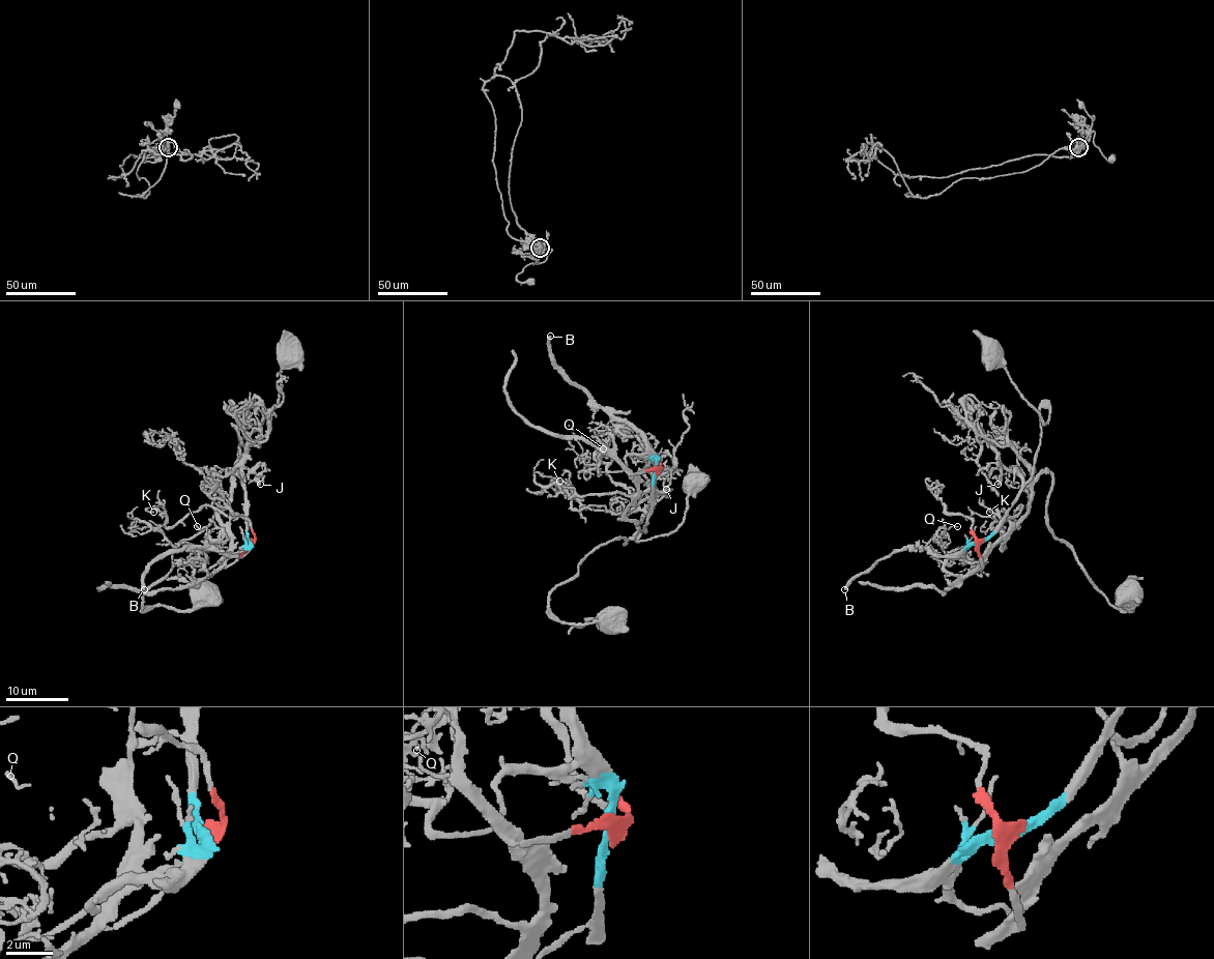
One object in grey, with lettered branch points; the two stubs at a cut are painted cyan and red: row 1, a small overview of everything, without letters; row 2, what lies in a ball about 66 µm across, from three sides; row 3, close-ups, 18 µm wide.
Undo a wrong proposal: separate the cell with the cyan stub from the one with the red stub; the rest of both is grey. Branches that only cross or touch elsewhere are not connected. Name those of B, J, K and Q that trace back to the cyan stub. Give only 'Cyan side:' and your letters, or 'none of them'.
Cyan side: B, J, K, Q

